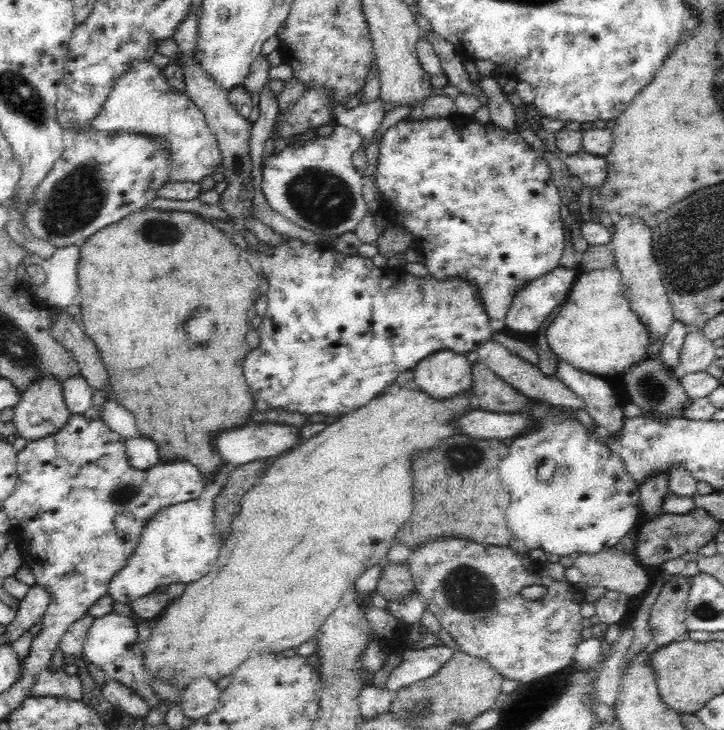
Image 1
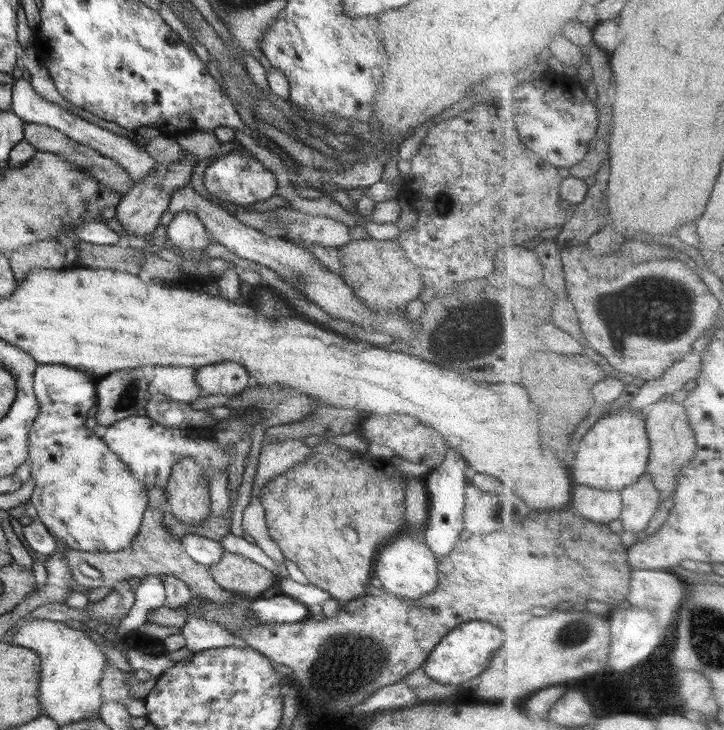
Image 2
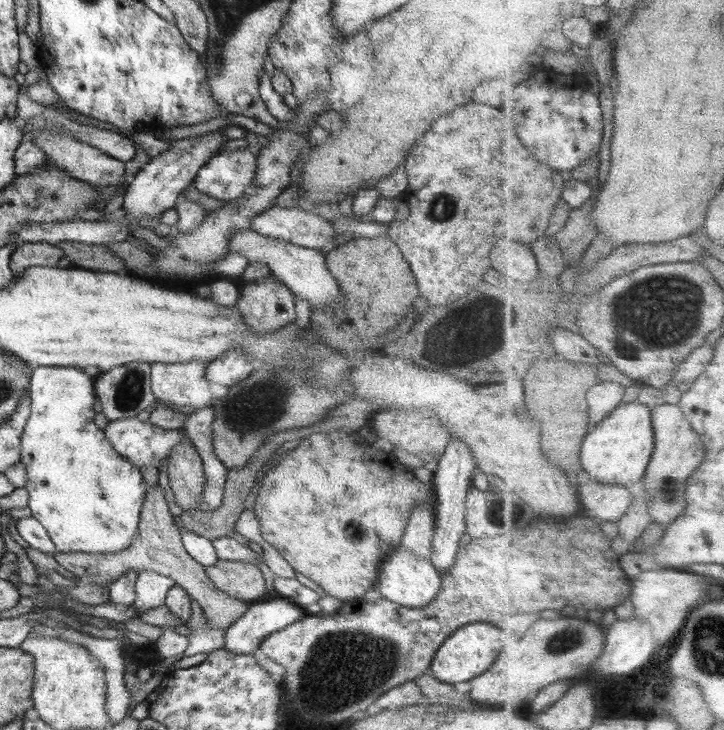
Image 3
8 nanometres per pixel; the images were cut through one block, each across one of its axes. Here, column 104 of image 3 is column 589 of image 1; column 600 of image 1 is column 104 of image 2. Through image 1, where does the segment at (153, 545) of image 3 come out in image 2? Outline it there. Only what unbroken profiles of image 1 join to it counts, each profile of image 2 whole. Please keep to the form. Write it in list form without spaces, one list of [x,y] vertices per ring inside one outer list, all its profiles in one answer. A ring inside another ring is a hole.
[[[147,507],[143,514],[143,521],[139,533],[134,537],[128,548],[120,550],[116,553],[111,552],[84,552],[78,549],[68,548],[65,552],[65,559],[71,568],[72,576],[78,584],[83,584],[88,588],[92,587],[114,587],[115,584],[123,580],[129,580],[134,577],[144,577],[149,574],[156,575],[172,575],[183,580],[192,591],[193,596],[208,599],[213,603],[225,605],[228,601],[236,598],[236,595],[225,588],[222,588],[209,573],[209,566],[198,564],[193,558],[190,558],[181,539],[174,536],[161,523],[163,515],[162,509],[152,509]],[[86,562],[90,566],[94,566],[102,576],[100,578],[90,578],[85,576],[79,569],[78,565]]]

